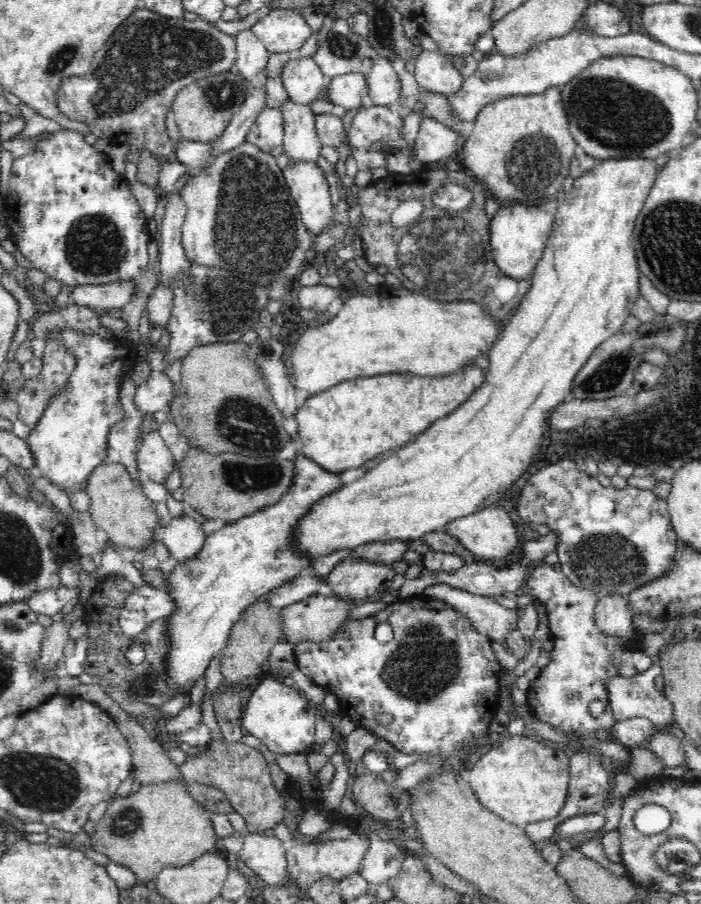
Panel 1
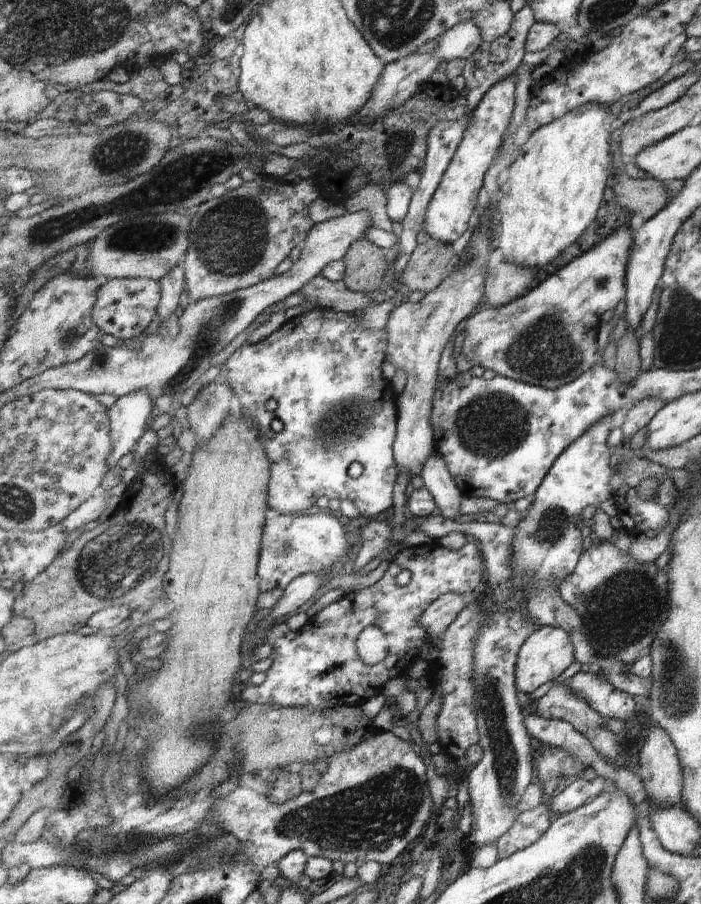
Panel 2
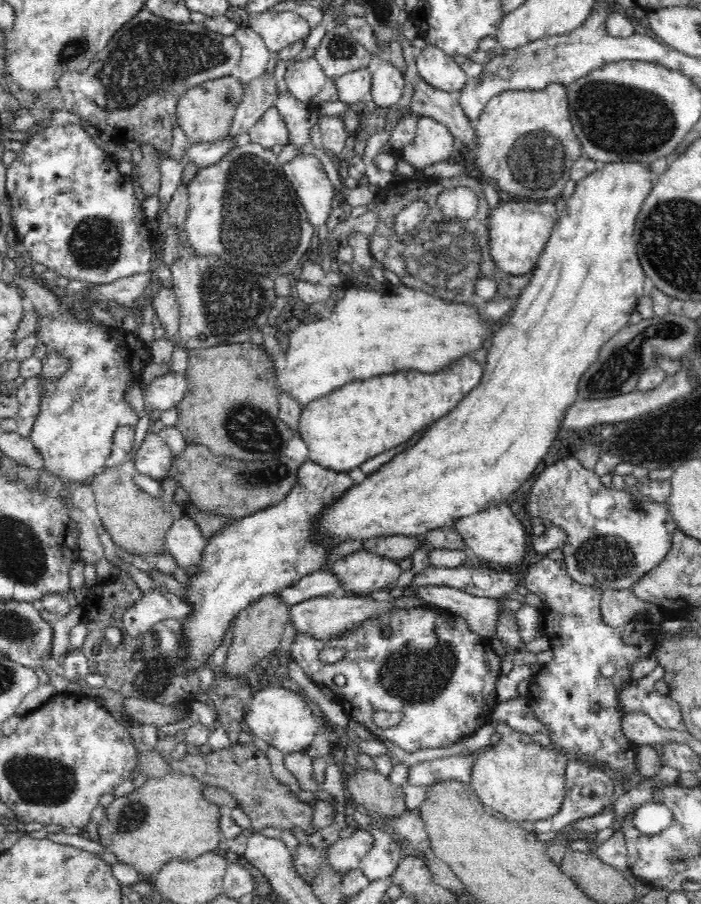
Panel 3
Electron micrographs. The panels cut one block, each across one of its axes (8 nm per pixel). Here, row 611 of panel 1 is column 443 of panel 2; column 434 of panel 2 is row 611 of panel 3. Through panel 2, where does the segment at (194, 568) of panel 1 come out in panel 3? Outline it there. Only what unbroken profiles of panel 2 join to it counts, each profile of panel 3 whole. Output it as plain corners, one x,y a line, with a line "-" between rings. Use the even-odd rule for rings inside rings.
306,460
298,470
296,486
285,500
259,512
251,513
251,516
236,519
207,542
201,570
195,572
196,576
187,575
187,590
184,594
184,599
194,605
194,616
182,620
185,633
184,645
188,647
188,656
186,656
188,667
201,669
201,666
210,658
210,654
220,646
230,621
243,612
243,608
266,593
294,586
315,571
325,571
330,554
336,550
339,542
333,541
333,538
329,538
321,529
322,516
353,487
356,485
347,471
327,469
321,464

